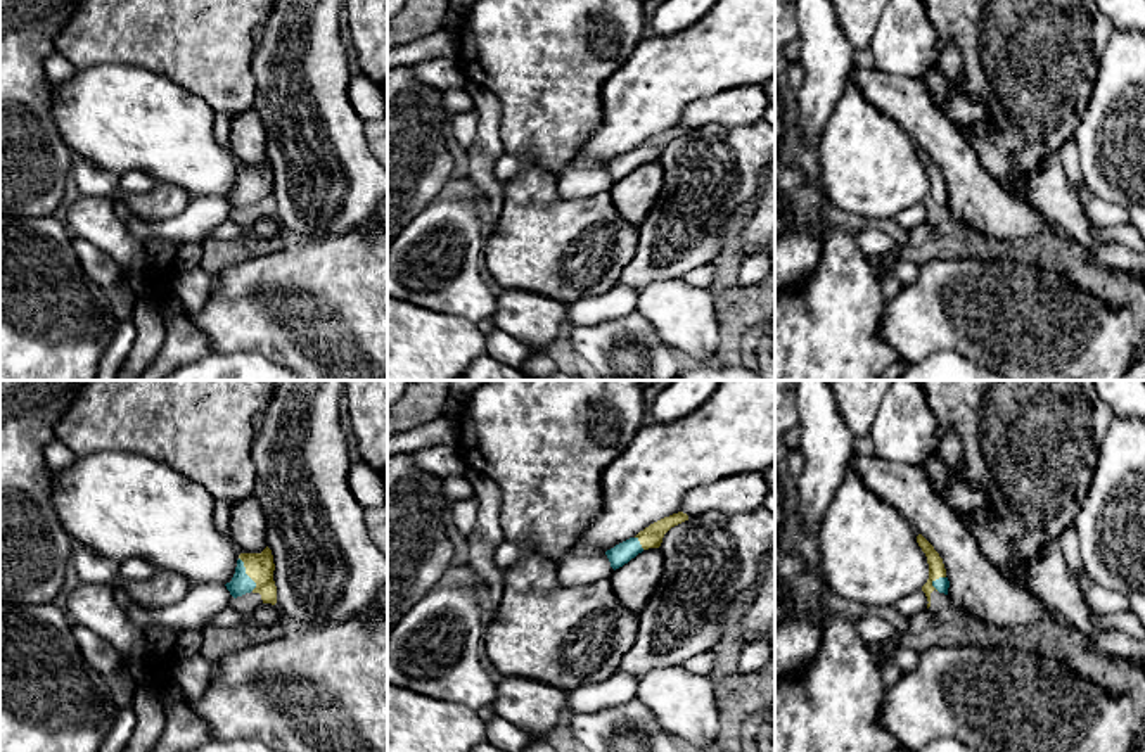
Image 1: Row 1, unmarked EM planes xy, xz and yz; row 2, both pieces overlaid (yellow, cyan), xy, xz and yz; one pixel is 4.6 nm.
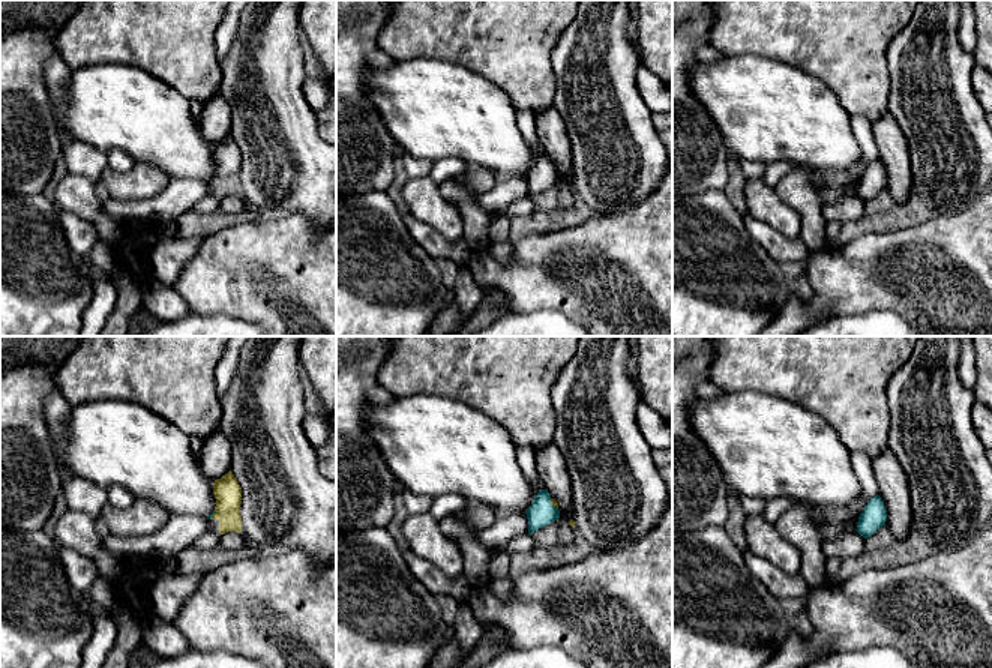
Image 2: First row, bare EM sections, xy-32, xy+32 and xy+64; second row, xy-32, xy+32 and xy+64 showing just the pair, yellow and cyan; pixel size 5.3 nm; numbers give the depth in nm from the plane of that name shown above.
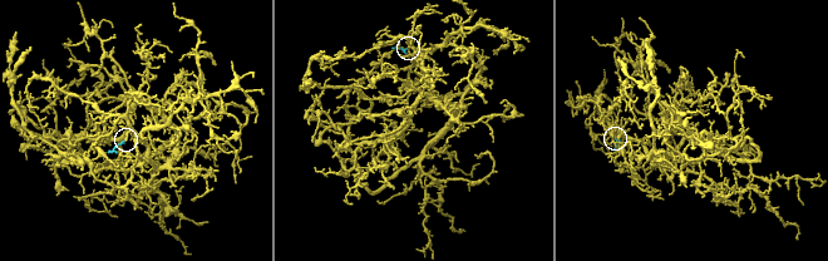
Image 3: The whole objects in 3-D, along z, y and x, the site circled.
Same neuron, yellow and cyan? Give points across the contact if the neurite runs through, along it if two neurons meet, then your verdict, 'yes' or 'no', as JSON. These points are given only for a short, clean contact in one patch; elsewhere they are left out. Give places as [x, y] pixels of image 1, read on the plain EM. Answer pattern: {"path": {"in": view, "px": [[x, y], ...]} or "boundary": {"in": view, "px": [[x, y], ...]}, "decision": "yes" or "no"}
{"path": {"in": "xy", "px": [[260, 180], [246, 185], [241, 196]]}, "decision": "yes"}

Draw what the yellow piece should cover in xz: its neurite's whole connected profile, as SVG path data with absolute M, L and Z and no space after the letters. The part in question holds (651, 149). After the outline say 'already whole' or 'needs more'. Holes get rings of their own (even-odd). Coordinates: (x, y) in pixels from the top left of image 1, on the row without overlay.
M683 124L673 126L669 130L664 130L661 133L650 137L649 140L640 143L635 150L630 150L626 154L616 157L614 161L607 163L605 168L611 175L611 180L616 183L616 182L623 180L624 176L628 176L631 171L635 171L643 163L659 161L664 147L671 140L675 140L685 133L688 133L687 126L683 126Z; needs more

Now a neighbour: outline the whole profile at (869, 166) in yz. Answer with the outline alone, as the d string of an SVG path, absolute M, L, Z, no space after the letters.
M849 83L818 140L825 201L868 225L889 226L899 211L922 202L929 192L917 149L898 121Z

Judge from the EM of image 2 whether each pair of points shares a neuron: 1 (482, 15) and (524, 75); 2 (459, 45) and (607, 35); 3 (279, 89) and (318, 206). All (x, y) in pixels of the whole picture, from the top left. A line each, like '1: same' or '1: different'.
1: same
2: different
3: same

